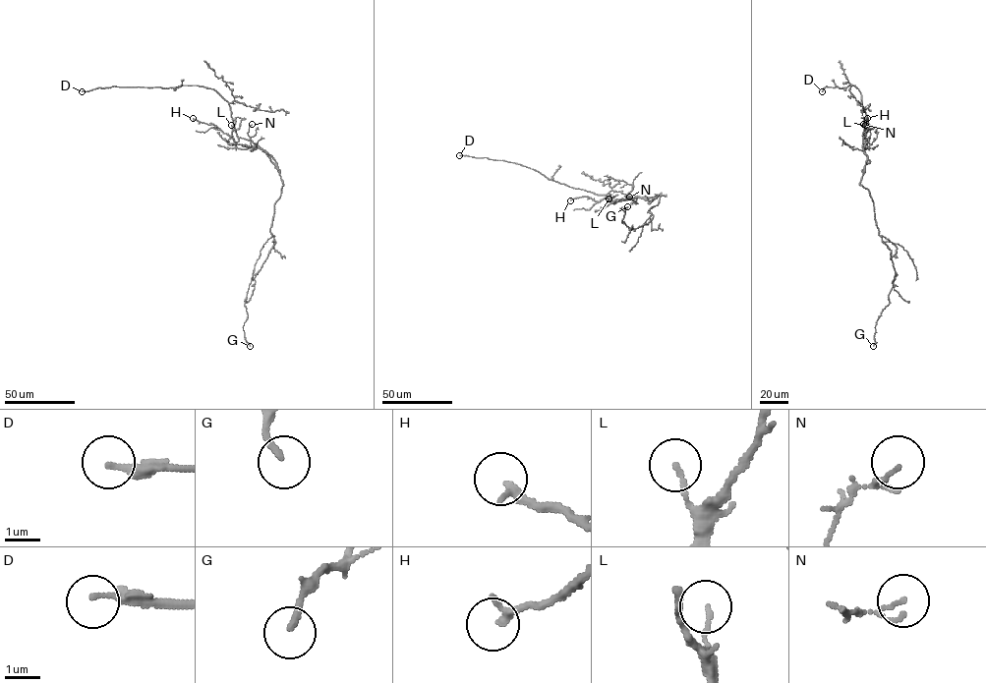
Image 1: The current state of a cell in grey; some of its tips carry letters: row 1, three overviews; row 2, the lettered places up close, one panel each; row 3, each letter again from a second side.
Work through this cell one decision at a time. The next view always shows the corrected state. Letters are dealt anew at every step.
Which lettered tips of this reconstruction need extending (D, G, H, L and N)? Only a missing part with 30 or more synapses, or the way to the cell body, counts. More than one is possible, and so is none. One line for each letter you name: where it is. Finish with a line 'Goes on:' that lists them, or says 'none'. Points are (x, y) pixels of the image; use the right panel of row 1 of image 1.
D: place (822, 91)
Goes on: D

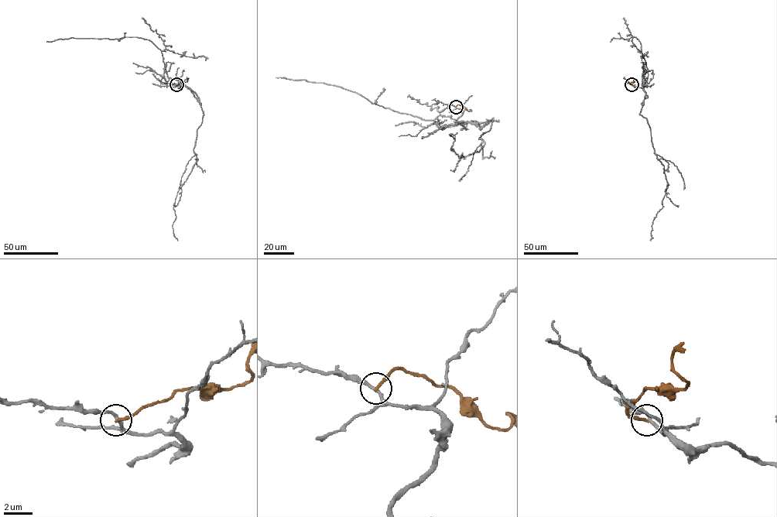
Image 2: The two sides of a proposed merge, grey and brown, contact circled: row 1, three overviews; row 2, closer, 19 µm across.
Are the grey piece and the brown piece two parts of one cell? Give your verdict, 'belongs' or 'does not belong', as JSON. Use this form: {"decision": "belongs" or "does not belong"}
{"decision": "does not belong"}

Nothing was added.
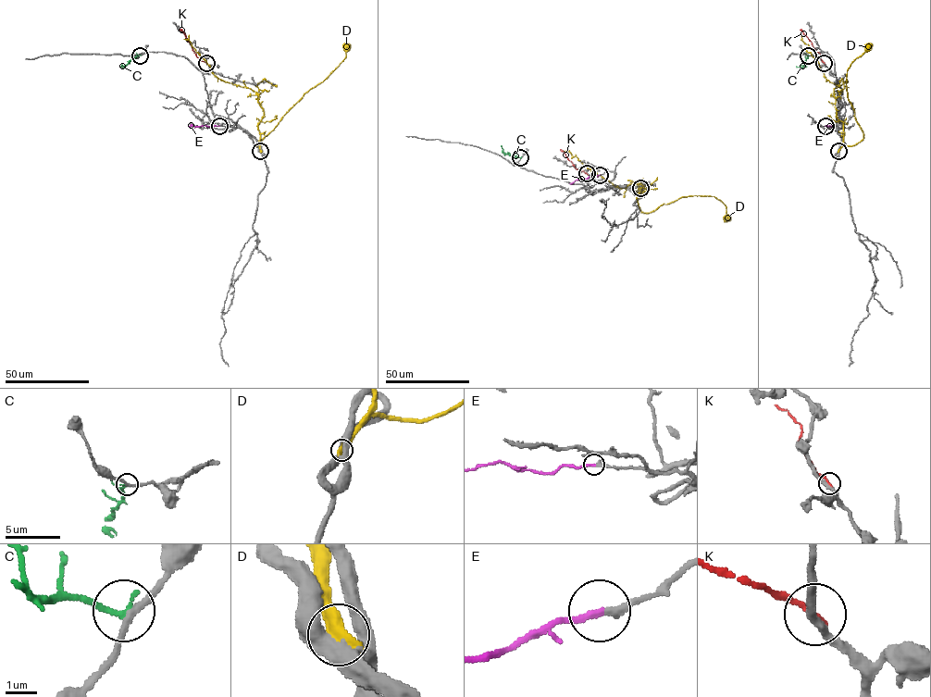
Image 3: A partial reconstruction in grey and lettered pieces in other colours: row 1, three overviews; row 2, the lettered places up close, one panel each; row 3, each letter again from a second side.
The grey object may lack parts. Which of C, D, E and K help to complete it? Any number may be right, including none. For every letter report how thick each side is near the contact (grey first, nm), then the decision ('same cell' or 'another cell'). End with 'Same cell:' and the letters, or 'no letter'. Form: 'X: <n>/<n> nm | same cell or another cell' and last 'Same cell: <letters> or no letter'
C: 190/200 nm | another cell
D: 400/550 nm | same cell
E: 240/200 nm | same cell
K: 260/170 nm | another cell
Same cell: D, E

